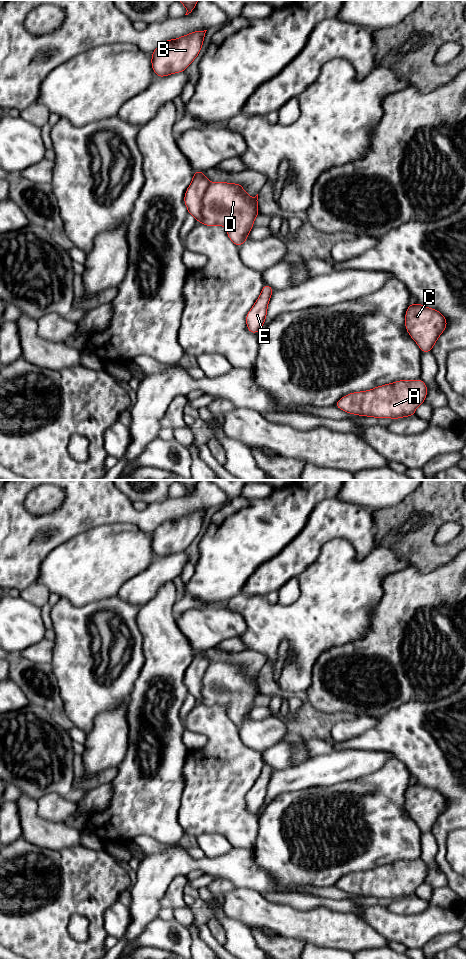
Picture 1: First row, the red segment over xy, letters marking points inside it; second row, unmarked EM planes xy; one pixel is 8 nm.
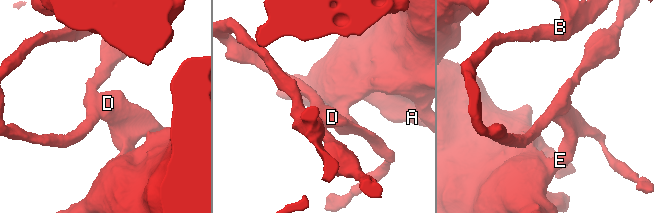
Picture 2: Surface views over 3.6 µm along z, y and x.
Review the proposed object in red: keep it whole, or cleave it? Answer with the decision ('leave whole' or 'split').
leave whole

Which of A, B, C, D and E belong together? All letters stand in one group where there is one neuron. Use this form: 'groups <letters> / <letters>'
groups A B C D E

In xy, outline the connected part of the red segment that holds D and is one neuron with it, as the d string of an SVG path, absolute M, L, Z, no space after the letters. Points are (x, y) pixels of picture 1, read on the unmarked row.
M203 651L193 653L184 683L196 701L208 707L224 706L229 719L240 727L259 695L258 674L252 678L241 664L211 663Z

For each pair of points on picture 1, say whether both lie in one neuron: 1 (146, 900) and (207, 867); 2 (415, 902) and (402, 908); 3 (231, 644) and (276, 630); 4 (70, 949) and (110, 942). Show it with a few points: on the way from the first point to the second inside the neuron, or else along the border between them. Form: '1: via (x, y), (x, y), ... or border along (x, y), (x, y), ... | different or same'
1: via (157, 883), (175, 865), (190, 865) | same
2: via (412, 905), (405, 906) | same
3: border along (239, 637), (247, 649) | different
4: border along (108, 935), (105, 940), (104, 949) | different

